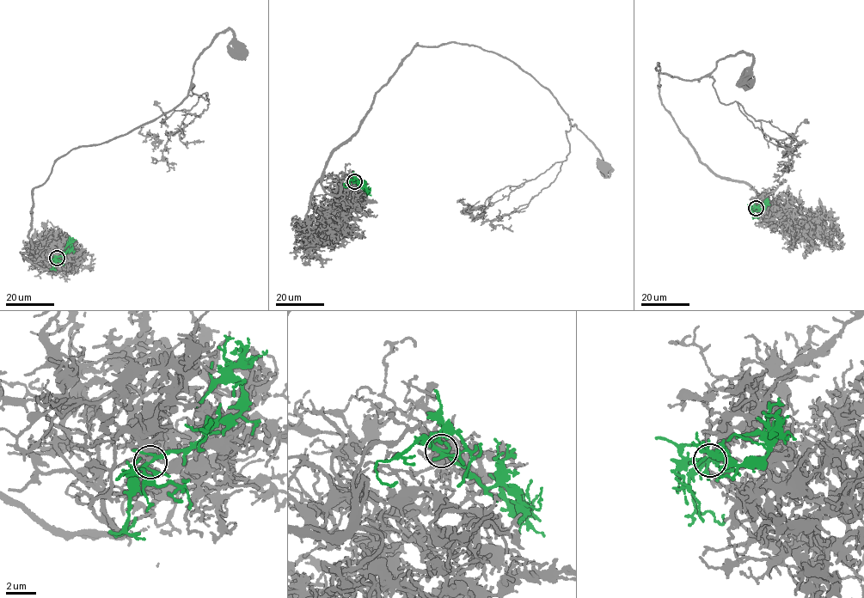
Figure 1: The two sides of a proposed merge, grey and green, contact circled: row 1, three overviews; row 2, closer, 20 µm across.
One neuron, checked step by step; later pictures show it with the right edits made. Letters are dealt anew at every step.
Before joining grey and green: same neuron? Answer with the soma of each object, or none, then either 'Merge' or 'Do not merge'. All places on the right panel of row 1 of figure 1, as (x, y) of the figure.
Soma of grey: (743, 82). Soma of green: none. Merge

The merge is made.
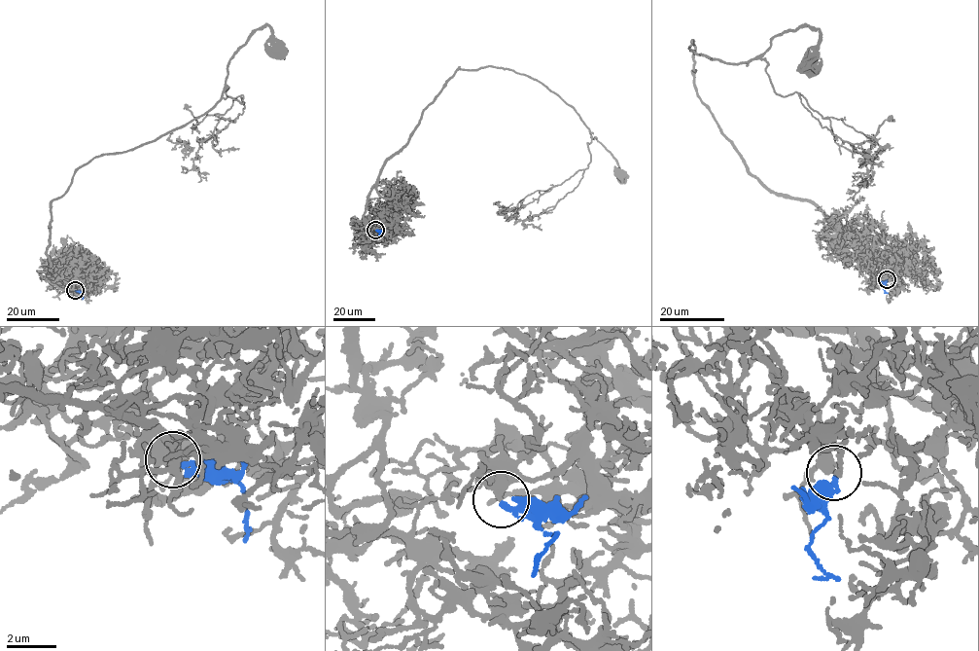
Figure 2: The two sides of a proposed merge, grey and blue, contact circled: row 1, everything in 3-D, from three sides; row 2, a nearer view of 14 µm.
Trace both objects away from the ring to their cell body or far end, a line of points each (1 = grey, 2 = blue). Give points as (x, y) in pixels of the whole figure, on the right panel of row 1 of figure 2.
1: (887, 279), (871, 242), (751, 173), (697, 95), (688, 48), (744, 62), (807, 26), (820, 35), (806, 65)
2: (887, 279), (884, 290), (888, 293)

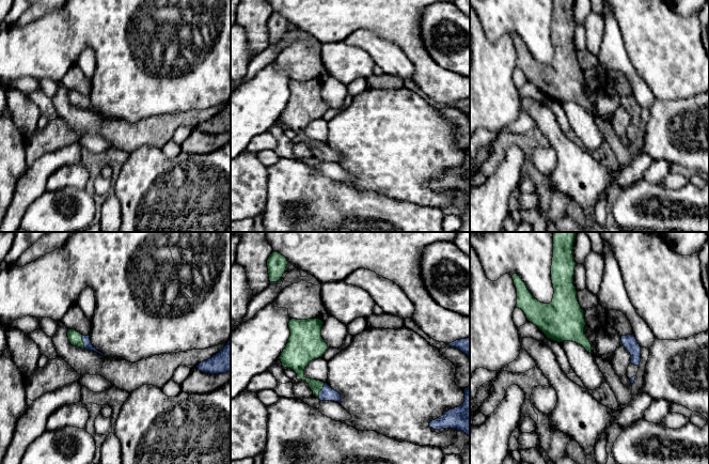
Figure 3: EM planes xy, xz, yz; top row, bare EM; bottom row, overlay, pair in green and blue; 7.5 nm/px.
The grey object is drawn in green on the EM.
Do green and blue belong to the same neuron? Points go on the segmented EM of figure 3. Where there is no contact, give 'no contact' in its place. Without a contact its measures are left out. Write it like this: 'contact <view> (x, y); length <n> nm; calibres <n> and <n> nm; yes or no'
contact xz (320, 389); length 130 nm; calibres 110 and 110 nm; yes

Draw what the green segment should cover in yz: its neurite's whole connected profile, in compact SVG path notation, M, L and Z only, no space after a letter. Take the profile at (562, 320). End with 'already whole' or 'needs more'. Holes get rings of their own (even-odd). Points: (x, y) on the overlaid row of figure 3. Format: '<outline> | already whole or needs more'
M553 232L553 258L551 265L551 280L554 289L552 301L543 304L538 301L527 290L525 283L517 274L513 275L514 284L517 290L516 307L521 309L527 321L536 325L548 339L556 342L572 341L582 345L592 353L592 344L584 334L586 325L584 310L581 308L577 290L573 285L576 262L573 260L573 243L578 232Z | already whole

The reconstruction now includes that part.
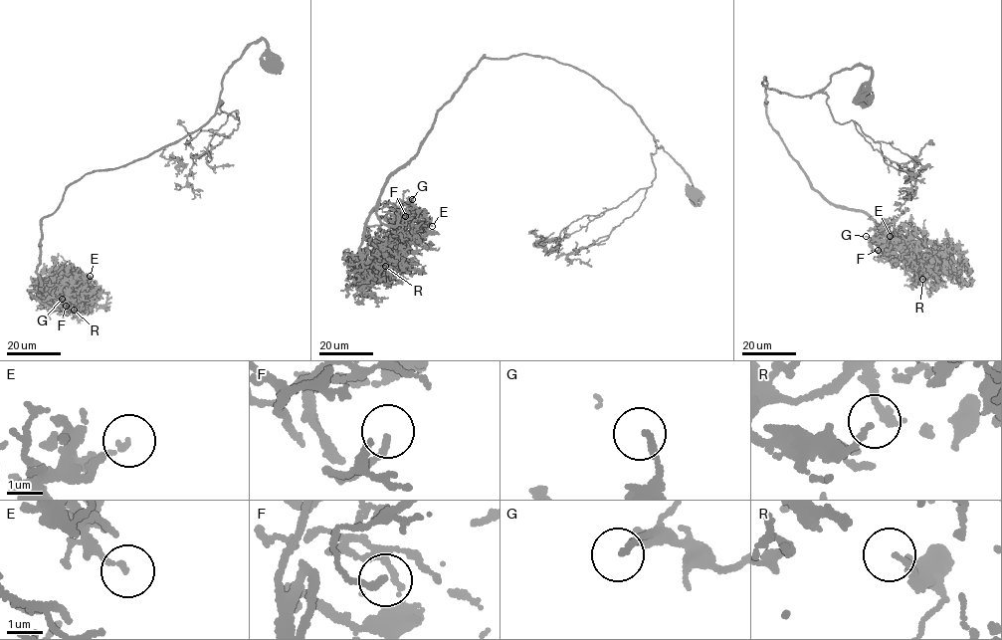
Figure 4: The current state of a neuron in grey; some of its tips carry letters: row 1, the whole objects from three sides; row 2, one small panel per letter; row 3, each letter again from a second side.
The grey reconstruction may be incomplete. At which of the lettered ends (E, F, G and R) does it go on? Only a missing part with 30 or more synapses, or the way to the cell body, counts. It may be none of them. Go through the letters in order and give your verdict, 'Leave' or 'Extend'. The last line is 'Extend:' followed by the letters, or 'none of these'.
E: Leave
F: Leave
G: Leave
R: Leave
Extend: none of these

